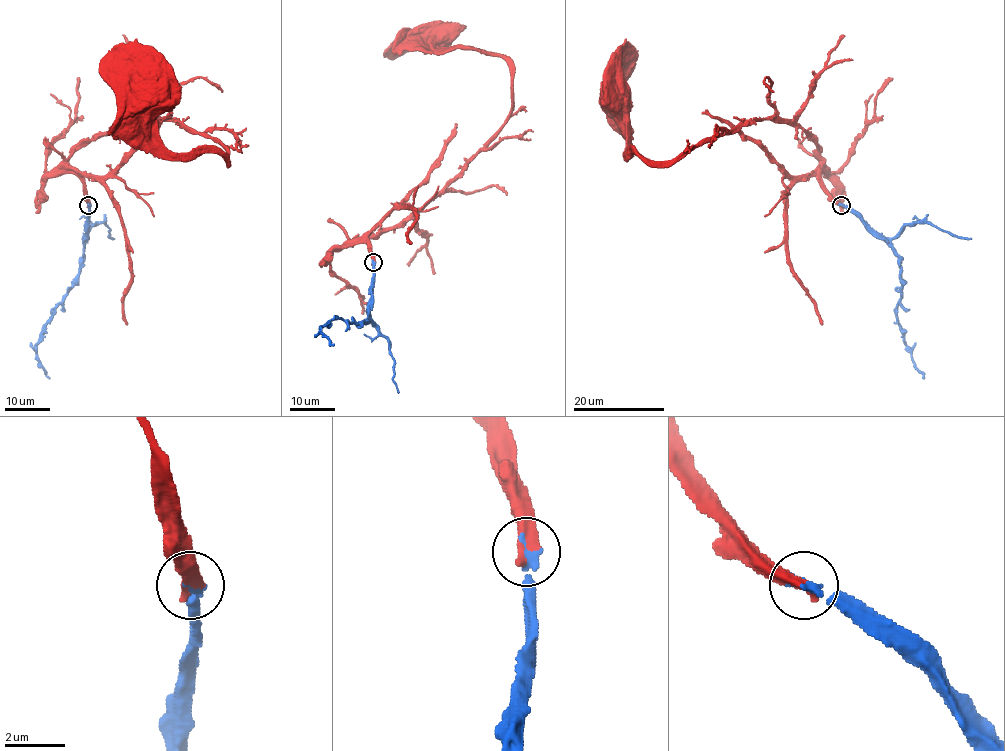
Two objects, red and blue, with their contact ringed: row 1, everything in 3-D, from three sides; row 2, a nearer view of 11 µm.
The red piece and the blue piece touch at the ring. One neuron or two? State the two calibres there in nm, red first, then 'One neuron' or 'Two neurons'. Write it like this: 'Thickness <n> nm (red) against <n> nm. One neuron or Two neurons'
Thickness 440 nm (red) against 360 nm. One neuron

